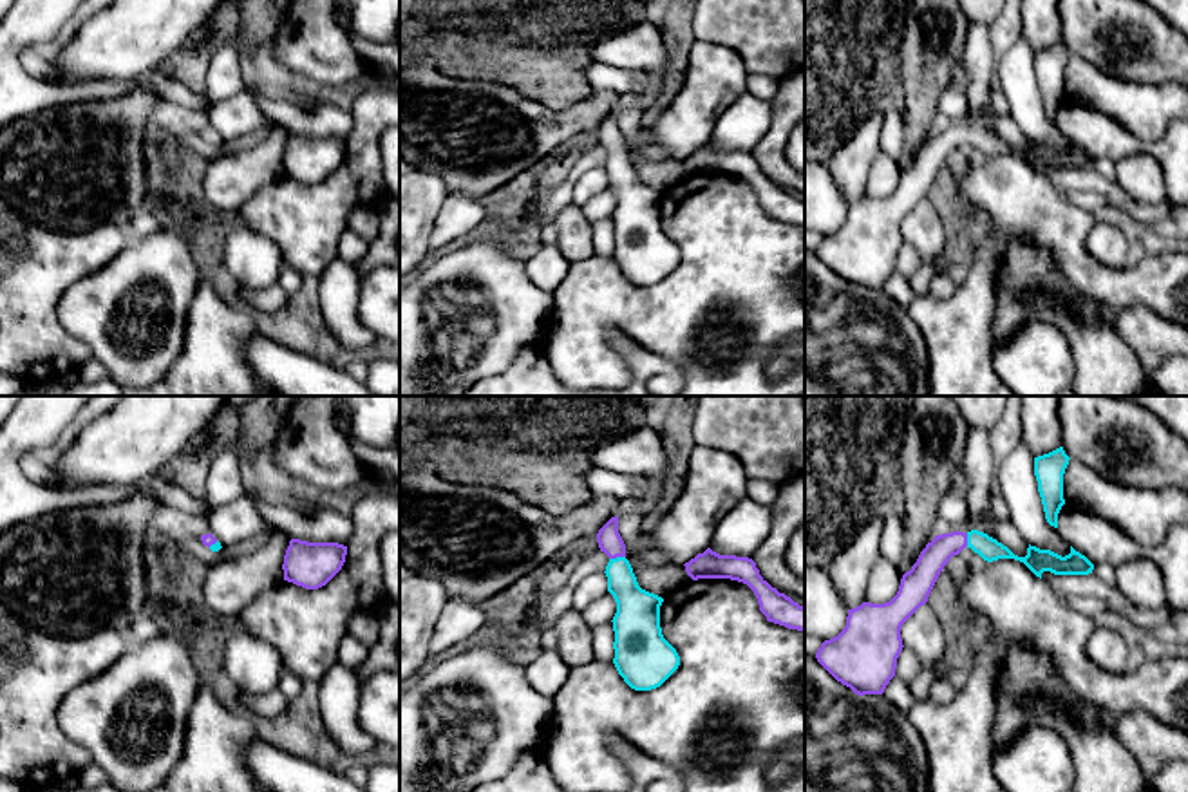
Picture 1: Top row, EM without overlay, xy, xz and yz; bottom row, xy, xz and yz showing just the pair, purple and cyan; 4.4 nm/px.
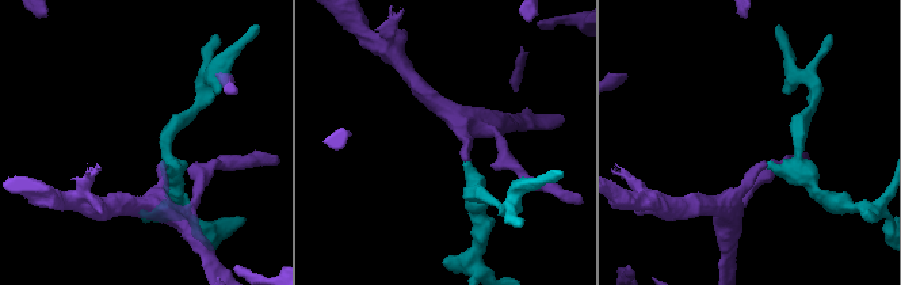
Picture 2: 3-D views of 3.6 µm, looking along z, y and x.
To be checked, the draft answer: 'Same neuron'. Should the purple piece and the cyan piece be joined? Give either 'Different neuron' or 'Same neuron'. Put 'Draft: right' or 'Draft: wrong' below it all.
Same neuron
Draft: right

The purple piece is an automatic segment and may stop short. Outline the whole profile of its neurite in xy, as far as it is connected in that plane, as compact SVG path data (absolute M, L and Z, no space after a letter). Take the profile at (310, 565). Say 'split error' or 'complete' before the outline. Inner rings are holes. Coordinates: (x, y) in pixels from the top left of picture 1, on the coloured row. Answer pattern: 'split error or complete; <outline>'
complete; M291 539L284 555L284 580L306 589L325 586L344 566L347 546Z

